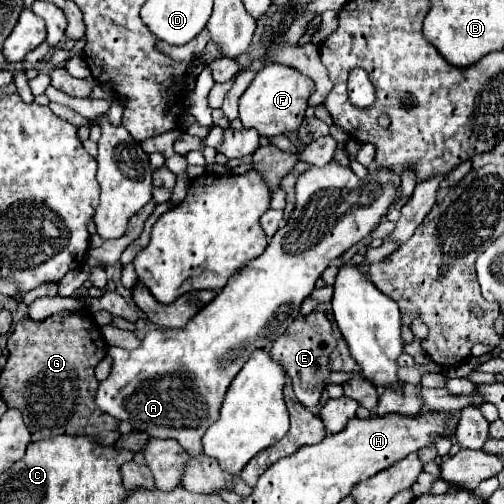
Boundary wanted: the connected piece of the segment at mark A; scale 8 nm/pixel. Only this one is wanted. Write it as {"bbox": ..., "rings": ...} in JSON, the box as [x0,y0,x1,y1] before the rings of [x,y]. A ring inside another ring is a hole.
{"bbox":[95,161,401,455],"rings":[[[333,161],[327,163],[327,165],[323,165],[323,167],[311,167],[311,169],[307,169],[305,173],[301,173],[299,179],[297,179],[295,191],[297,191],[297,205],[295,205],[293,217],[273,235],[273,239],[271,239],[271,243],[267,245],[267,249],[263,251],[263,255],[259,255],[257,259],[249,261],[243,269],[239,269],[239,271],[229,279],[229,283],[217,293],[217,297],[215,297],[209,305],[205,305],[205,309],[201,309],[201,313],[197,313],[183,329],[157,329],[157,331],[149,331],[149,333],[141,339],[141,345],[139,345],[137,349],[133,349],[133,351],[121,351],[121,355],[117,355],[117,359],[115,359],[115,363],[113,363],[113,367],[111,367],[109,377],[99,383],[99,389],[97,389],[97,395],[95,395],[95,405],[97,405],[103,413],[107,413],[107,415],[111,415],[111,417],[115,417],[115,419],[119,419],[119,421],[129,421],[129,423],[133,423],[133,429],[135,429],[135,431],[147,433],[149,437],[175,439],[175,441],[181,443],[181,447],[183,447],[189,455],[201,453],[201,451],[203,451],[203,449],[201,449],[201,437],[203,437],[205,429],[217,419],[217,413],[219,413],[219,407],[221,407],[223,395],[225,395],[229,383],[233,381],[233,377],[239,373],[241,365],[249,359],[249,353],[253,353],[255,349],[269,349],[269,345],[271,345],[271,343],[293,323],[293,319],[299,315],[299,309],[301,309],[303,299],[313,291],[315,281],[317,281],[319,275],[329,267],[329,263],[331,263],[333,259],[337,259],[339,255],[343,255],[351,245],[355,245],[357,241],[361,241],[365,235],[369,235],[369,233],[377,227],[379,219],[387,213],[387,207],[389,207],[389,205],[399,197],[399,193],[401,193],[399,189],[393,189],[393,187],[391,187],[389,177],[387,177],[387,169],[379,169],[379,167],[371,165],[371,167],[369,167],[369,177],[367,177],[367,179],[359,179],[349,167],[337,165],[337,163],[333,163]]]}

